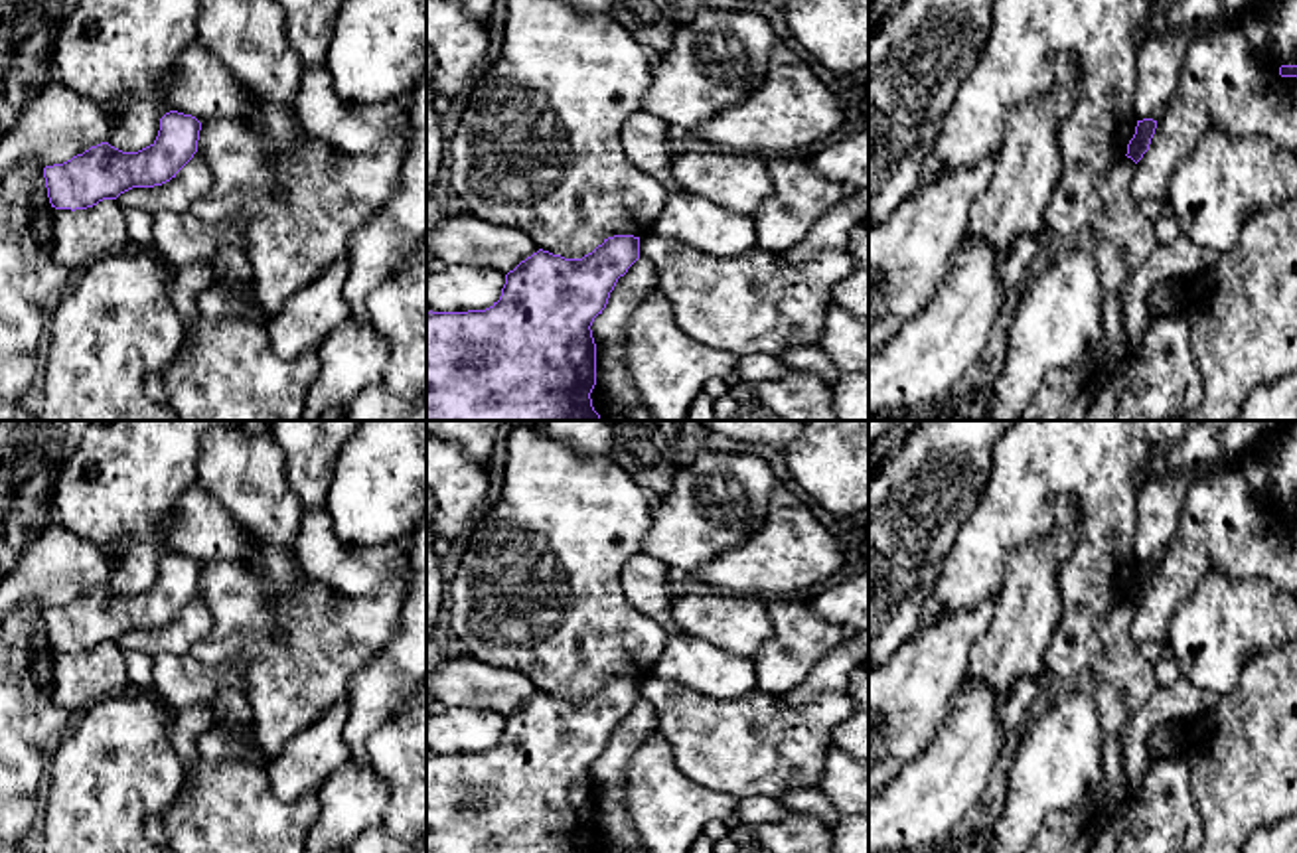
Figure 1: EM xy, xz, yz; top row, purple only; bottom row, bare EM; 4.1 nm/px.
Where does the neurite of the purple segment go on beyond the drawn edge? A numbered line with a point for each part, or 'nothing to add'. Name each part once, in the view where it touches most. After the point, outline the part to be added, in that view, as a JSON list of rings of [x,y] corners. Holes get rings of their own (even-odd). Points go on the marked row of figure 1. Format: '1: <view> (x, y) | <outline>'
nothing to add

